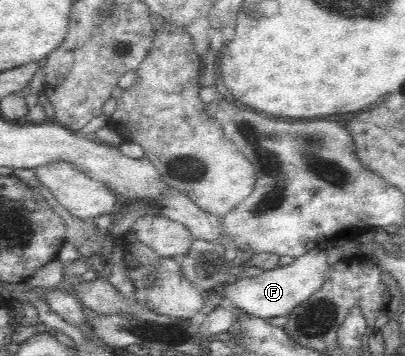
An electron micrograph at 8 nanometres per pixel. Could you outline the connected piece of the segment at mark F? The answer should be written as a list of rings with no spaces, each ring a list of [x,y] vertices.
[[[313,249],[306,255],[296,257],[289,264],[263,271],[261,275],[246,277],[227,284],[221,294],[225,303],[236,311],[248,315],[269,319],[269,317],[285,317],[299,304],[306,302],[323,285],[325,273],[330,265],[327,264],[327,253],[323,249]]]

